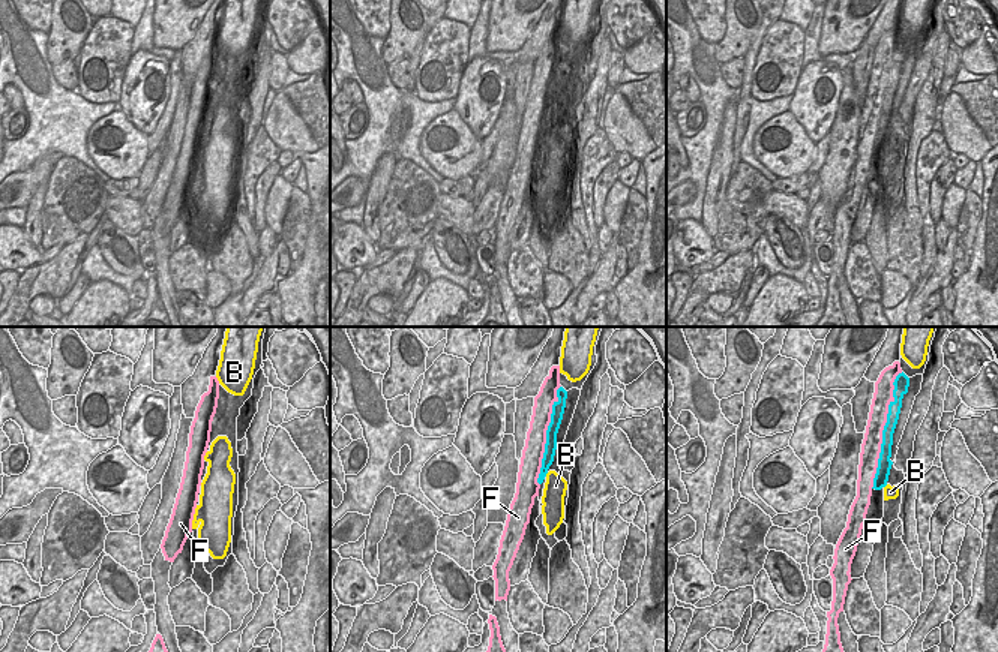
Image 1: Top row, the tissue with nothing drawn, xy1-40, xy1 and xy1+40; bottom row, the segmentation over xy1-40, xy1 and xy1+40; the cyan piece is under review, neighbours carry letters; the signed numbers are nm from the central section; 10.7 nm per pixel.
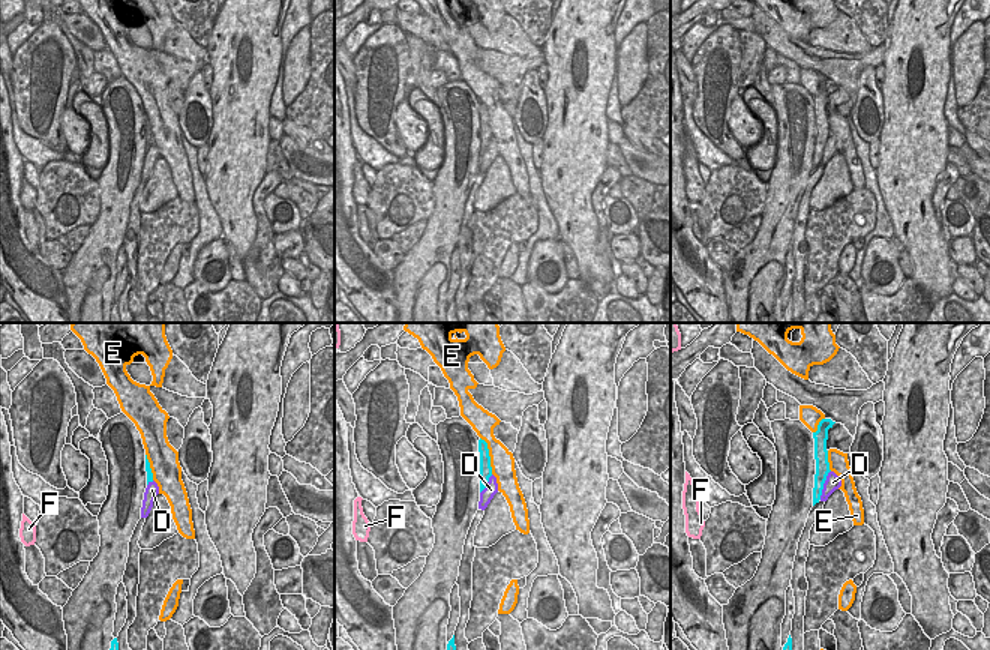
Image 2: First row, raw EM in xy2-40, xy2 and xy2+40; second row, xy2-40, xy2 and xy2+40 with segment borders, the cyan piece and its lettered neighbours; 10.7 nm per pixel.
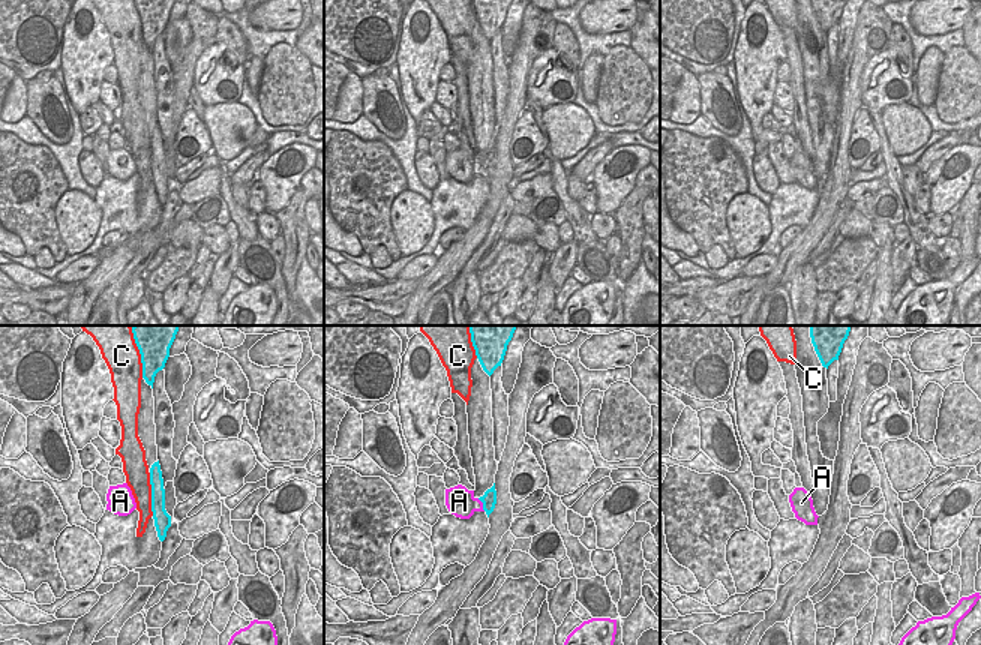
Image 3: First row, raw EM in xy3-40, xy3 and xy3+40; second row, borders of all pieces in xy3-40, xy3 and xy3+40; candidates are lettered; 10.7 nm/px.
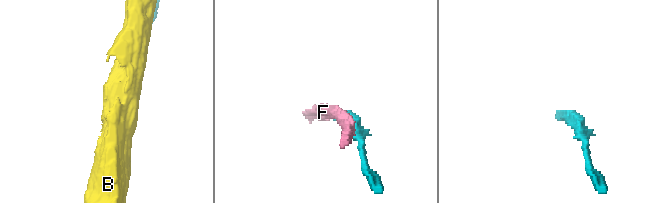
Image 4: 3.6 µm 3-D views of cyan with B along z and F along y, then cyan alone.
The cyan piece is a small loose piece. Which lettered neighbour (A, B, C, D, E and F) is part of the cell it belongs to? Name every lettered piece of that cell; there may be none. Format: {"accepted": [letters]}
{"accepted": []}

